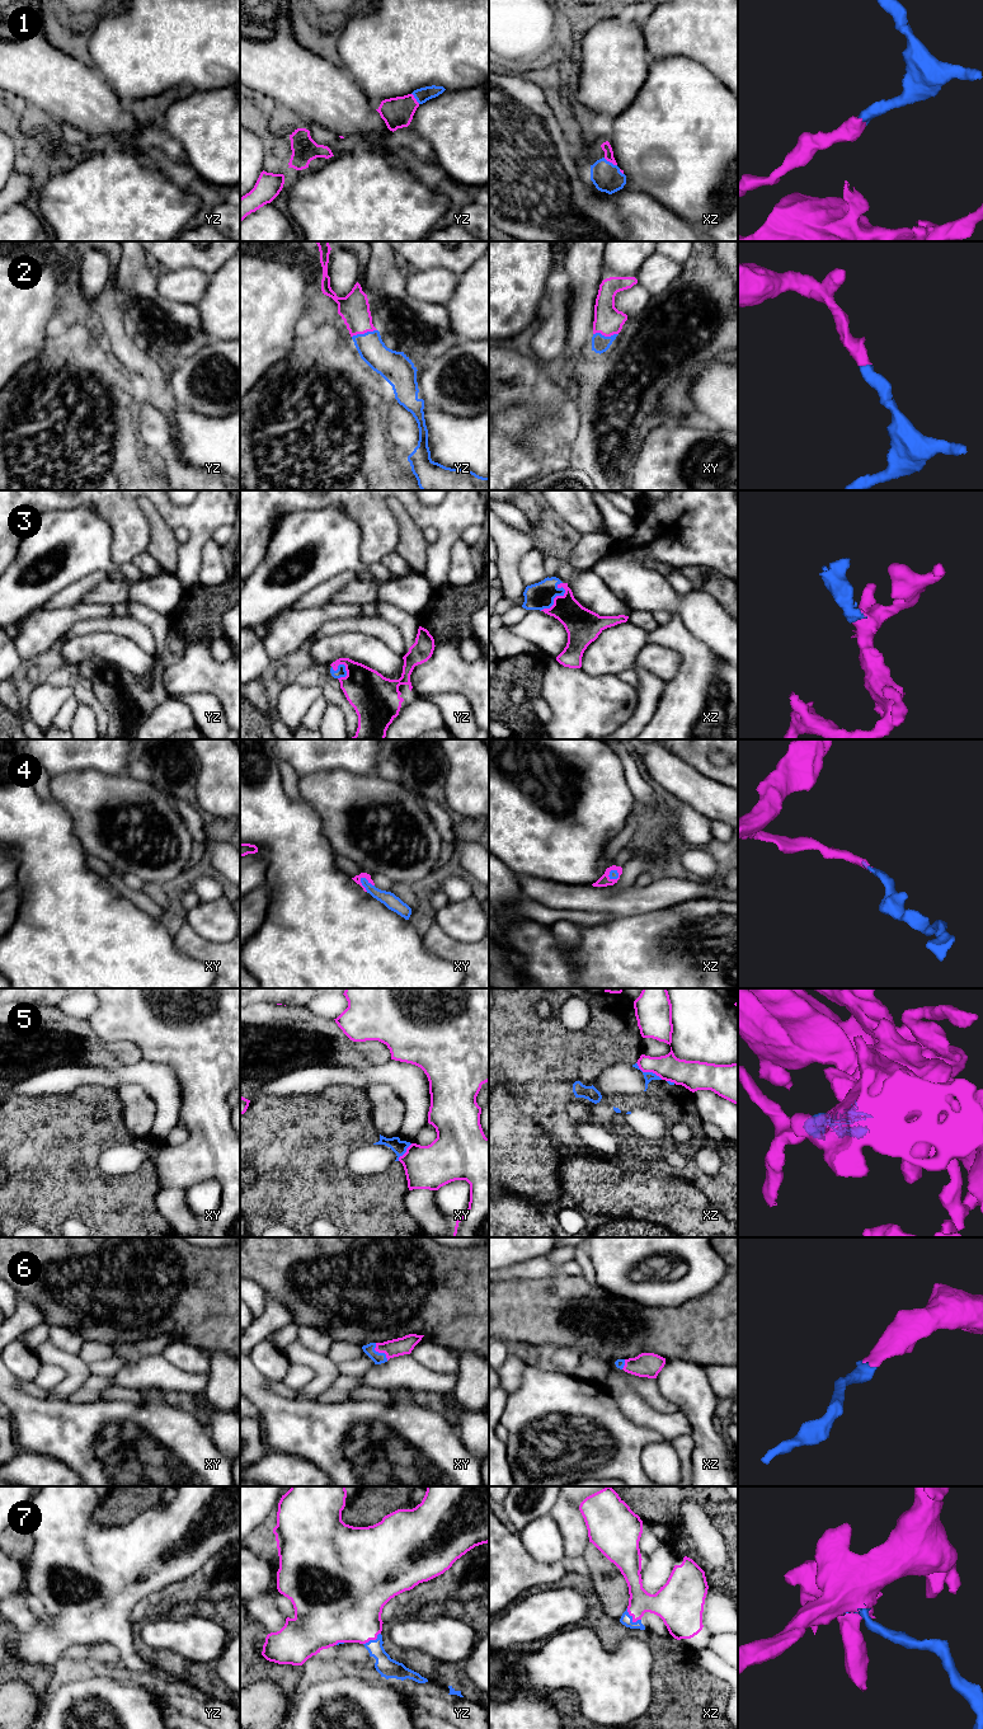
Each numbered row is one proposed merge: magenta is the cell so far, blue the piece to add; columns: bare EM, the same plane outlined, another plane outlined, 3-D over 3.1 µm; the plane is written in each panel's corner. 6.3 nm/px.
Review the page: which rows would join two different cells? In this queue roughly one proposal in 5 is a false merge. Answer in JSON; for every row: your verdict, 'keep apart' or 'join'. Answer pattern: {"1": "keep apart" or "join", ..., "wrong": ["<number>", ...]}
{"1": "join", "2": "join", "3": "join", "4": "join", "5": "keep apart", "6": "join", "7": "join", "wrong": ["5"]}

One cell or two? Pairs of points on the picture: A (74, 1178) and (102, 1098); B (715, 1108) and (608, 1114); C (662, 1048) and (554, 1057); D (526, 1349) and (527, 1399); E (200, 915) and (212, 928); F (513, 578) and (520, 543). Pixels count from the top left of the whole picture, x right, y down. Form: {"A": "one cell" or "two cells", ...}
{"A": "one cell", "B": "two cells", "C": "two cells", "D": "two cells", "E": "one cell", "F": "one cell"}

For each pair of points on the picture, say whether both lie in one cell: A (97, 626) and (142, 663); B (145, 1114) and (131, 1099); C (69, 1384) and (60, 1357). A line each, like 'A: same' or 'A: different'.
A: different
B: same
C: same

